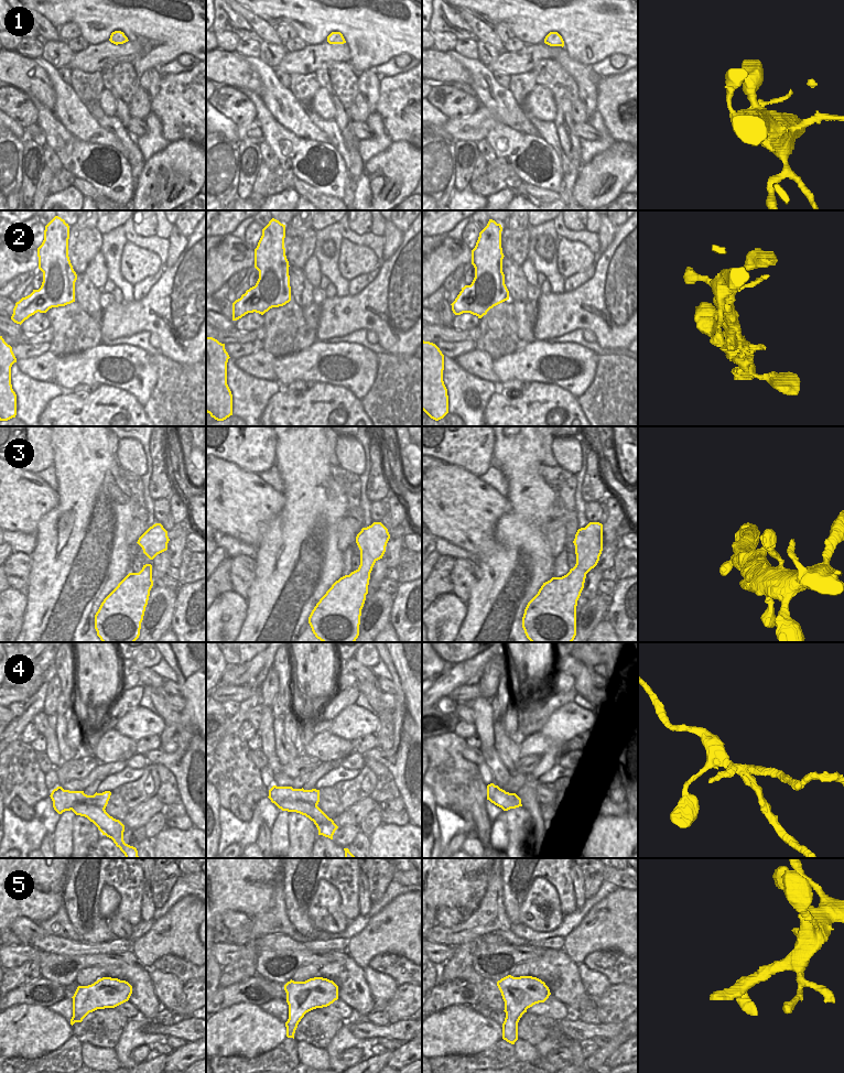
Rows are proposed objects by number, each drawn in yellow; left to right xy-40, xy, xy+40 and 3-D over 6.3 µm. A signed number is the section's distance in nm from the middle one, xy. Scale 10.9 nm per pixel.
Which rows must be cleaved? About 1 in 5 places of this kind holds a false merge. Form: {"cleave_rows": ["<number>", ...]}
{"cleave_rows": ["4"]}

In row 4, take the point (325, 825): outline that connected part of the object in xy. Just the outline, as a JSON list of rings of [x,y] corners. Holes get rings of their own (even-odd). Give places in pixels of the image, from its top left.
[[[285,800],[278,804],[282,811],[296,812],[305,815],[314,822],[318,830],[318,835],[333,839],[333,835],[338,826],[317,805],[299,802],[296,800]]]

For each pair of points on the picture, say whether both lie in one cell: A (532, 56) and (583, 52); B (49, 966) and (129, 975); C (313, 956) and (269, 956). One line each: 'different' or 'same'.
A: different
B: different
C: same

